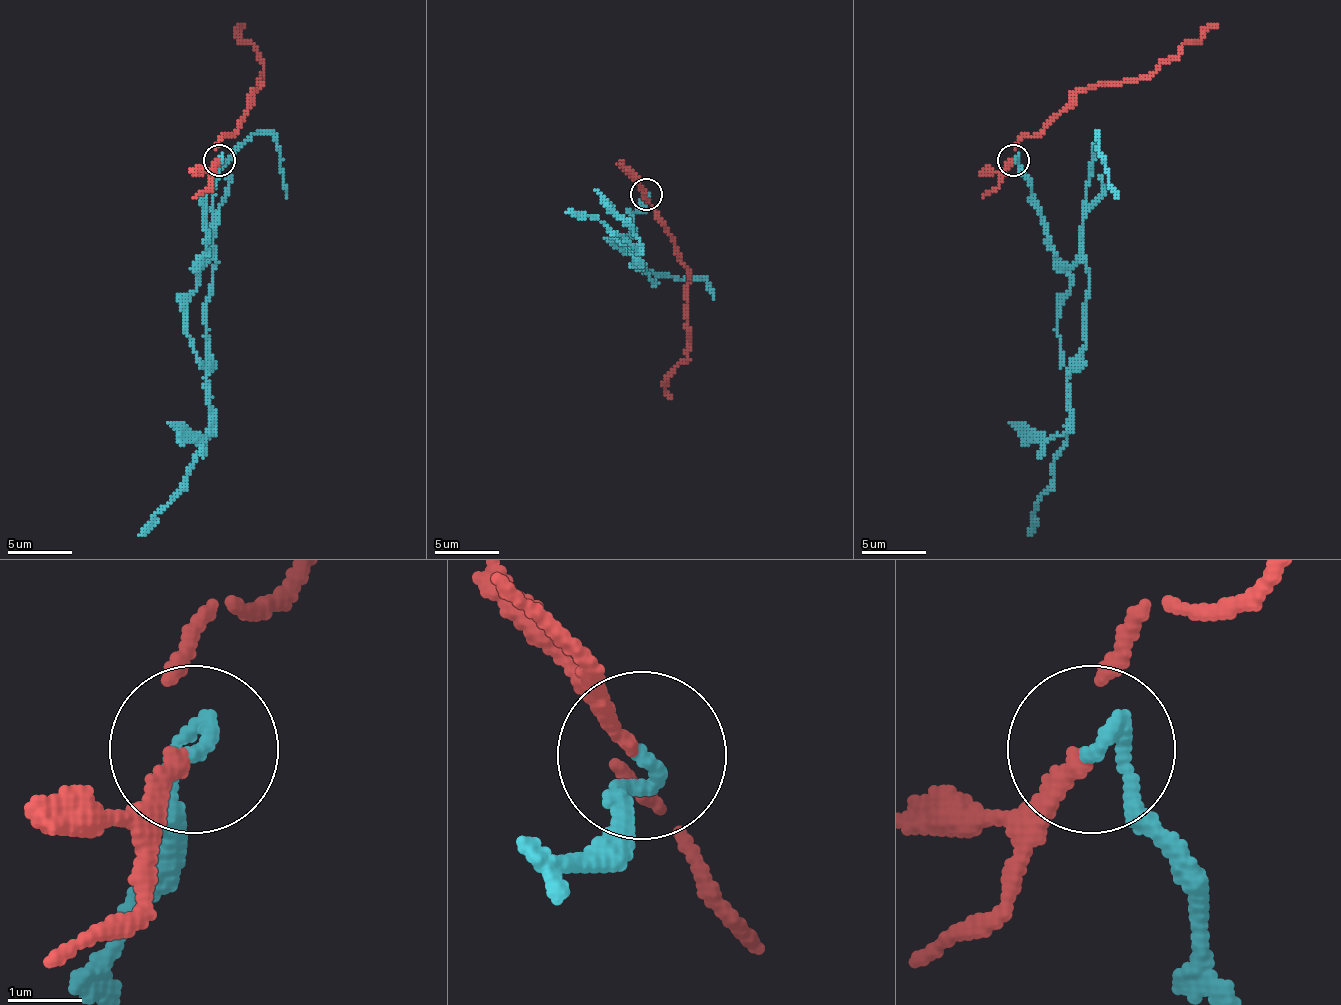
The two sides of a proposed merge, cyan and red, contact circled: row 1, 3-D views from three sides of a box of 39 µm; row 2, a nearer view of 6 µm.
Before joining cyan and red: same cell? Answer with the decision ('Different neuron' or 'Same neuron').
Different neuron

